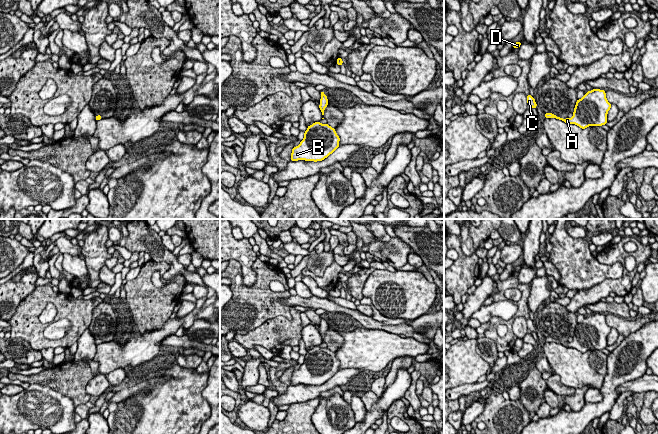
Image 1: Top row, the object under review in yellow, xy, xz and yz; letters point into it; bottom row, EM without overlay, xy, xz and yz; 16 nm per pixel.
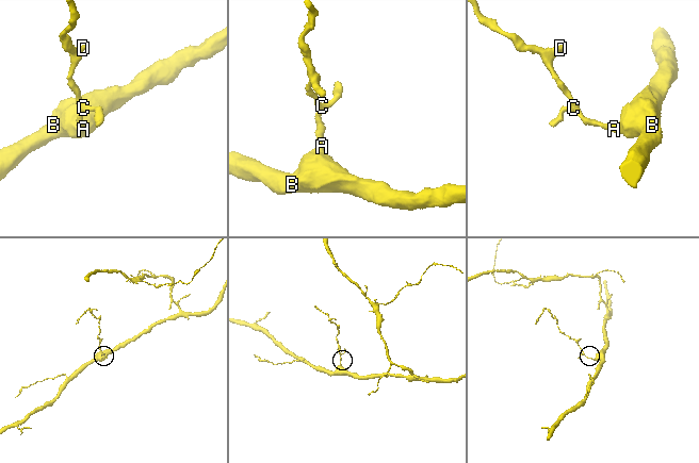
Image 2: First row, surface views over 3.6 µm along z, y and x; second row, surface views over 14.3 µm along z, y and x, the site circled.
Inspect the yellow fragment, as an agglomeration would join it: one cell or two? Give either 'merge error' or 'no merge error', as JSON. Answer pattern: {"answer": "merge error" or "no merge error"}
{"answer": "no merge error"}

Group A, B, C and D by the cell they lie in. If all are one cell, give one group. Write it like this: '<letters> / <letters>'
A B C D

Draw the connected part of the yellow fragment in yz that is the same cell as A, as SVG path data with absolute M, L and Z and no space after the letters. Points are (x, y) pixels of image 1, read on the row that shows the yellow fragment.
M592 89L577 100L572 118L563 119L552 113L544 113L544 118L556 118L582 129L589 126L601 127L608 122L607 114L611 105L606 98L605 90Z

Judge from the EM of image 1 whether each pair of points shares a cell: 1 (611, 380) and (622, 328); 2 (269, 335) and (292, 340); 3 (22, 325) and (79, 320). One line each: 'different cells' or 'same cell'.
1: different cells
2: same cell
3: same cell

